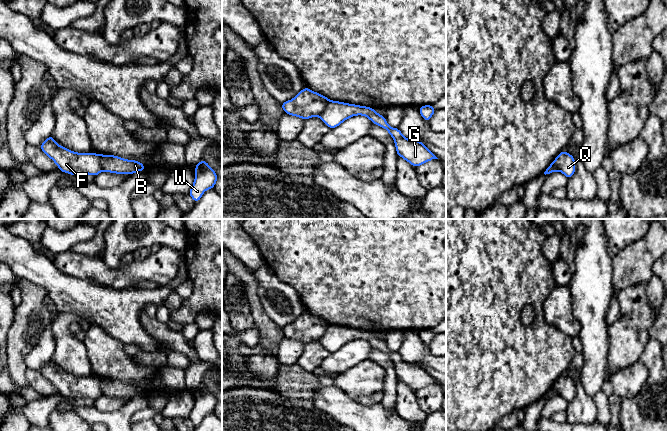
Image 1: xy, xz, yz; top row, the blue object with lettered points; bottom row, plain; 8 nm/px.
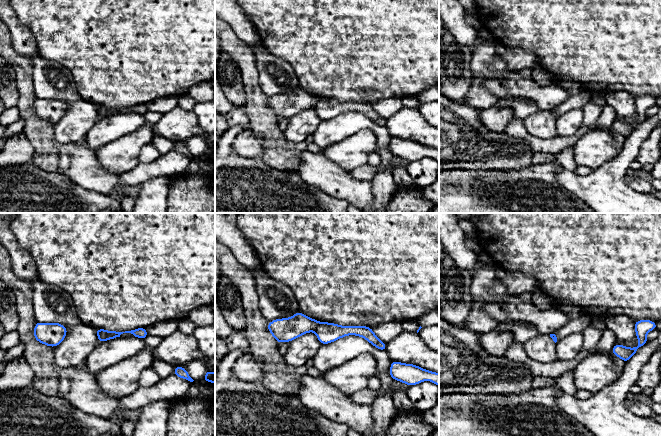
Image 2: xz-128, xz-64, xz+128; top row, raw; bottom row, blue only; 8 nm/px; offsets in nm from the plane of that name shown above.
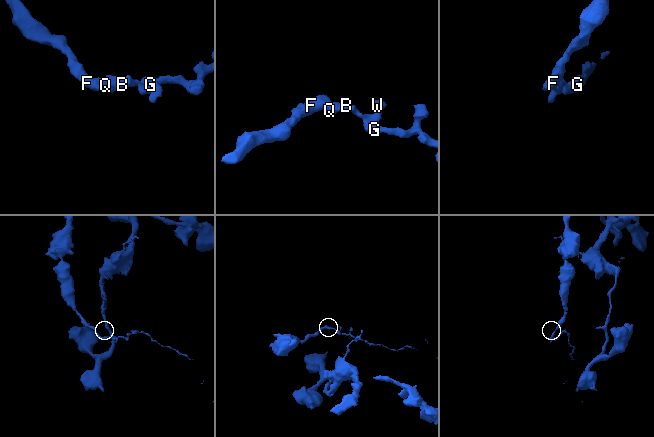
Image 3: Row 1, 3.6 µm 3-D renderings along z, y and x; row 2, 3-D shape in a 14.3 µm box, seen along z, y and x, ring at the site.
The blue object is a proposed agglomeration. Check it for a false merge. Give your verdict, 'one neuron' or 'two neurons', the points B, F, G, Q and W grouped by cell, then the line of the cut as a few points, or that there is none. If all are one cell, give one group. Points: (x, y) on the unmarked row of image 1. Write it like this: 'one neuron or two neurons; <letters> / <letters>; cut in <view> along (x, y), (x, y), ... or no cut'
two neurons; B G Q W / F; cut in xy along (99, 379), (102, 394)

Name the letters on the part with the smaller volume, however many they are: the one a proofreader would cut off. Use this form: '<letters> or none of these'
B, G, Q, W

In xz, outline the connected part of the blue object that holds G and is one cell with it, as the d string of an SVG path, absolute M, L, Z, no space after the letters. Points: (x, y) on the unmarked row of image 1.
M329 325L320 337L319 342L332 353L356 339L367 340L372 347L386 353L395 365L397 379L408 385L412 390L417 391L430 384L438 383L421 365L406 363L398 352L390 351L385 341L379 339L374 332Z

